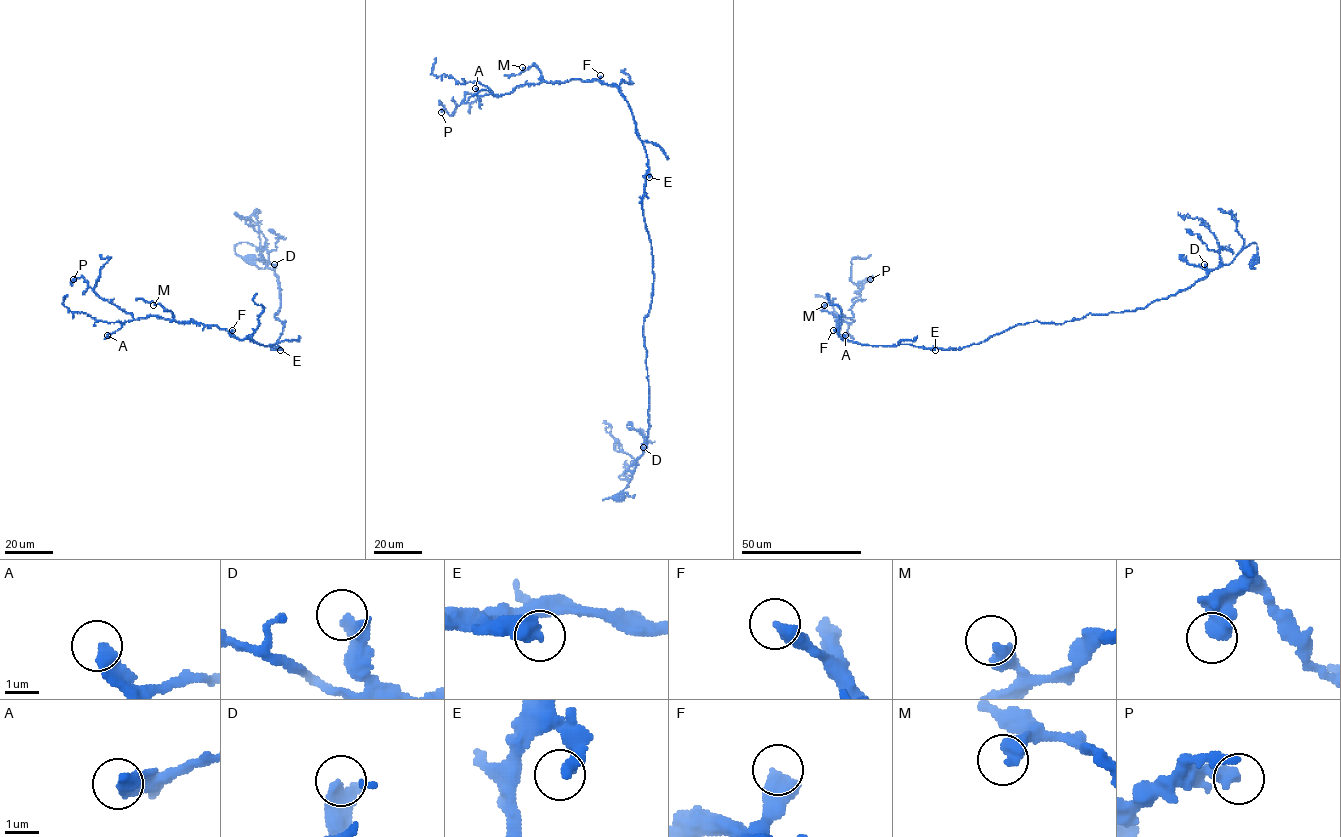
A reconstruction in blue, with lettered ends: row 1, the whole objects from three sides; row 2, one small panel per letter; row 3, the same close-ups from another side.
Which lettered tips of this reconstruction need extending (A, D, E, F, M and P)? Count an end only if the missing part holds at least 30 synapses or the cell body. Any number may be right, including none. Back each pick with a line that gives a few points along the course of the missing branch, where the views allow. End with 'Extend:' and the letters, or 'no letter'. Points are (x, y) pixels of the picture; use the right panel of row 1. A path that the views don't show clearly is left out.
Extend: D

